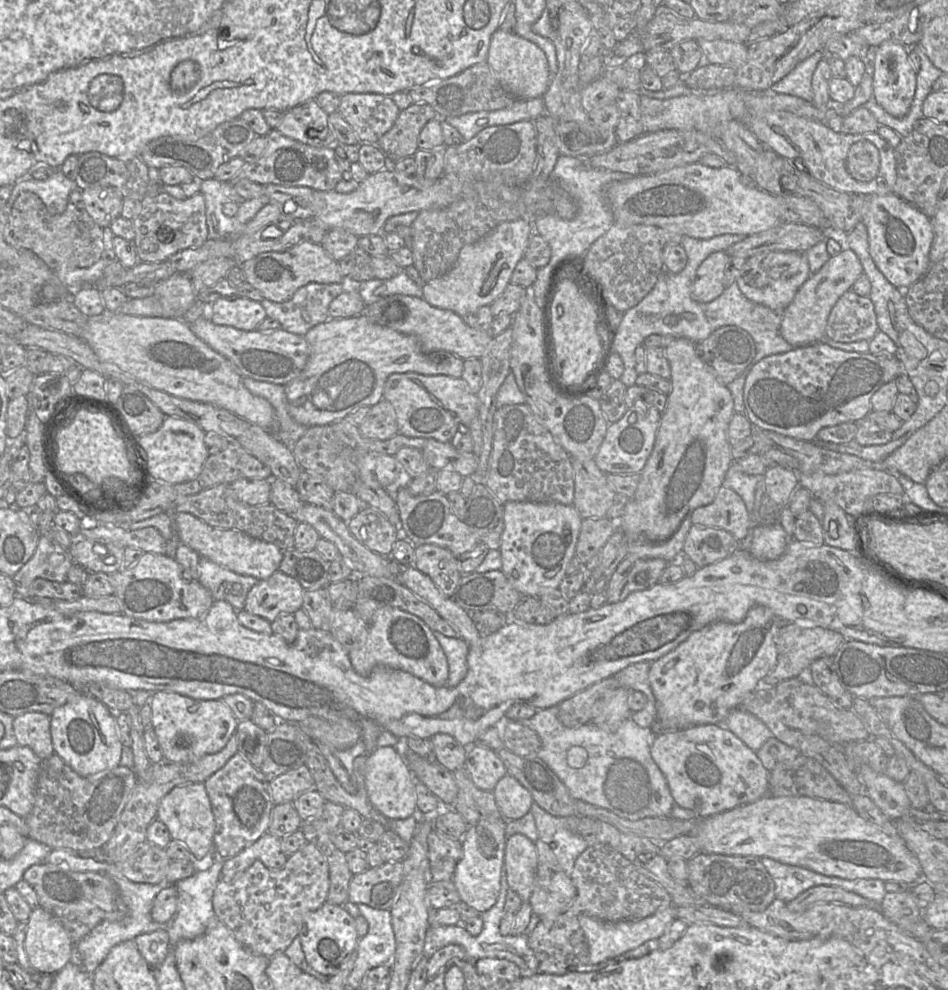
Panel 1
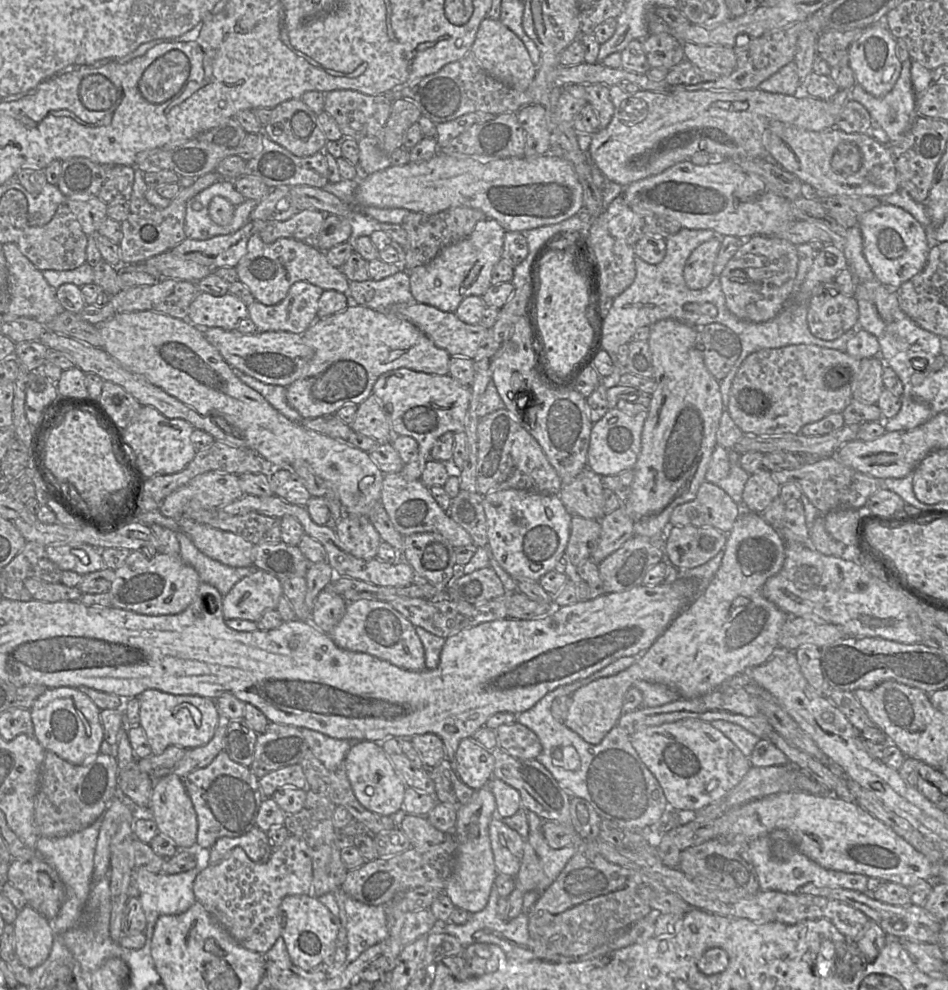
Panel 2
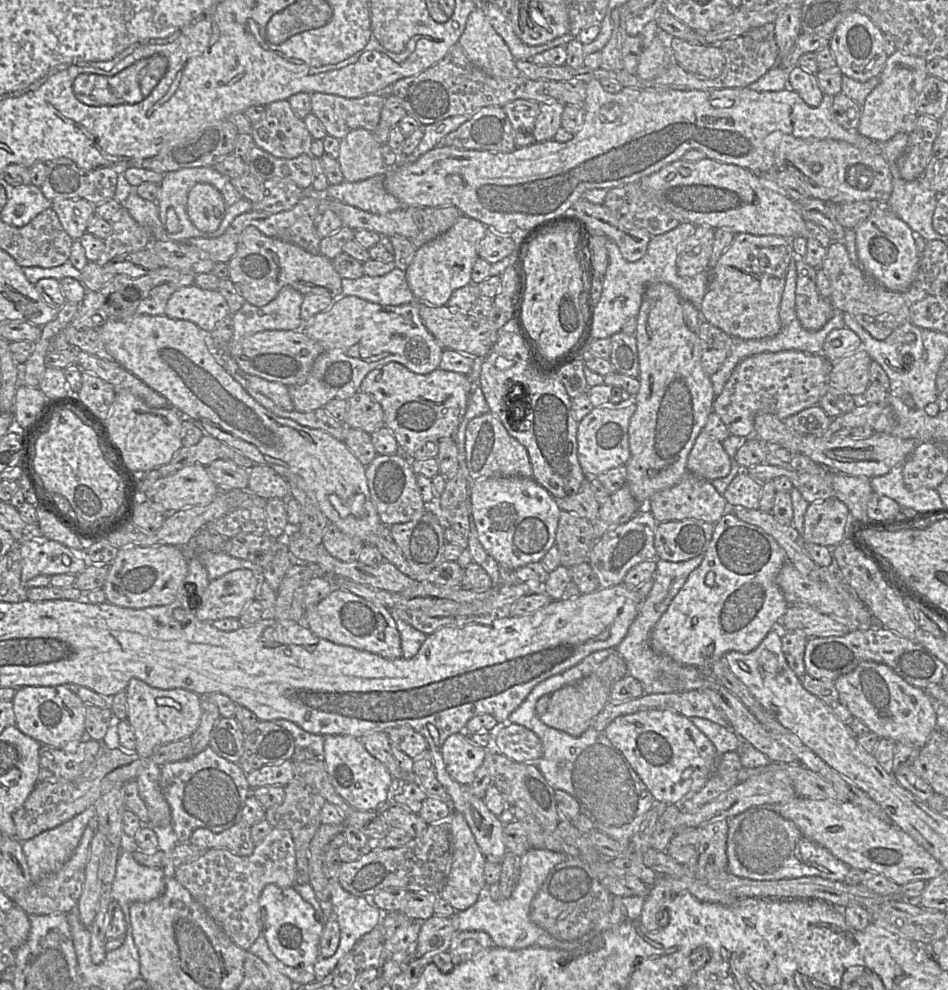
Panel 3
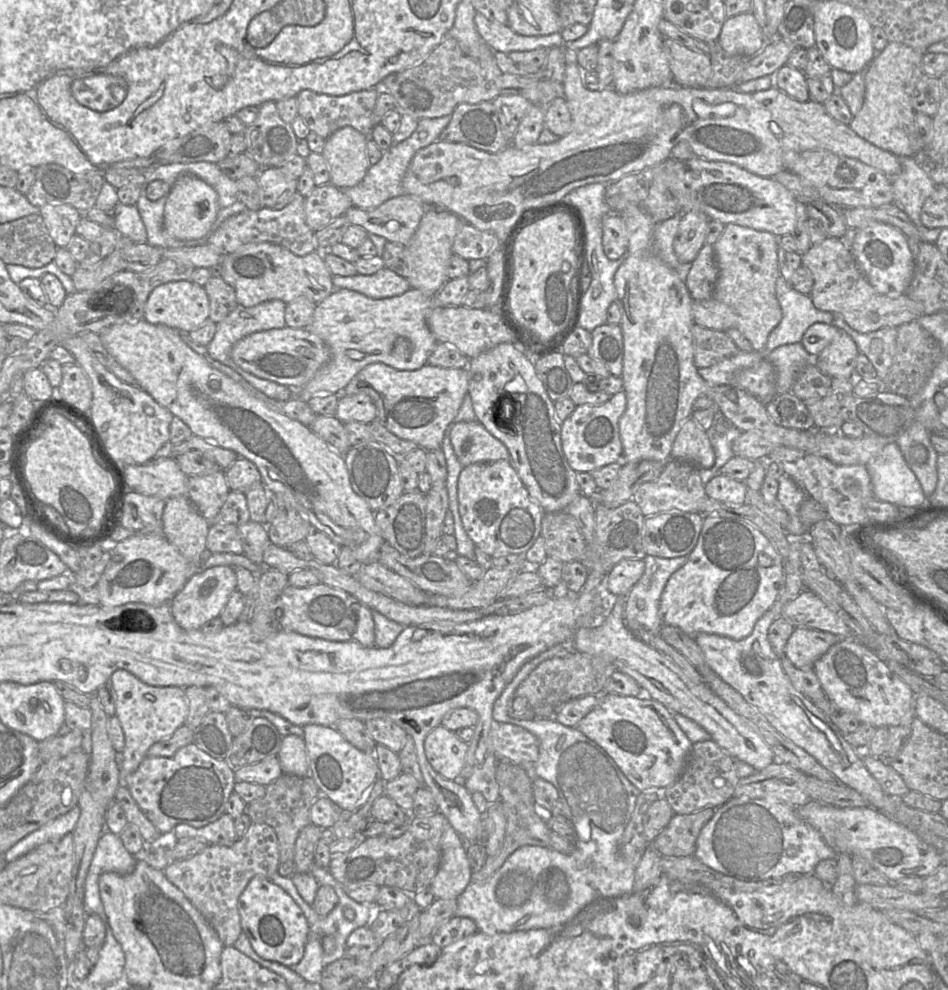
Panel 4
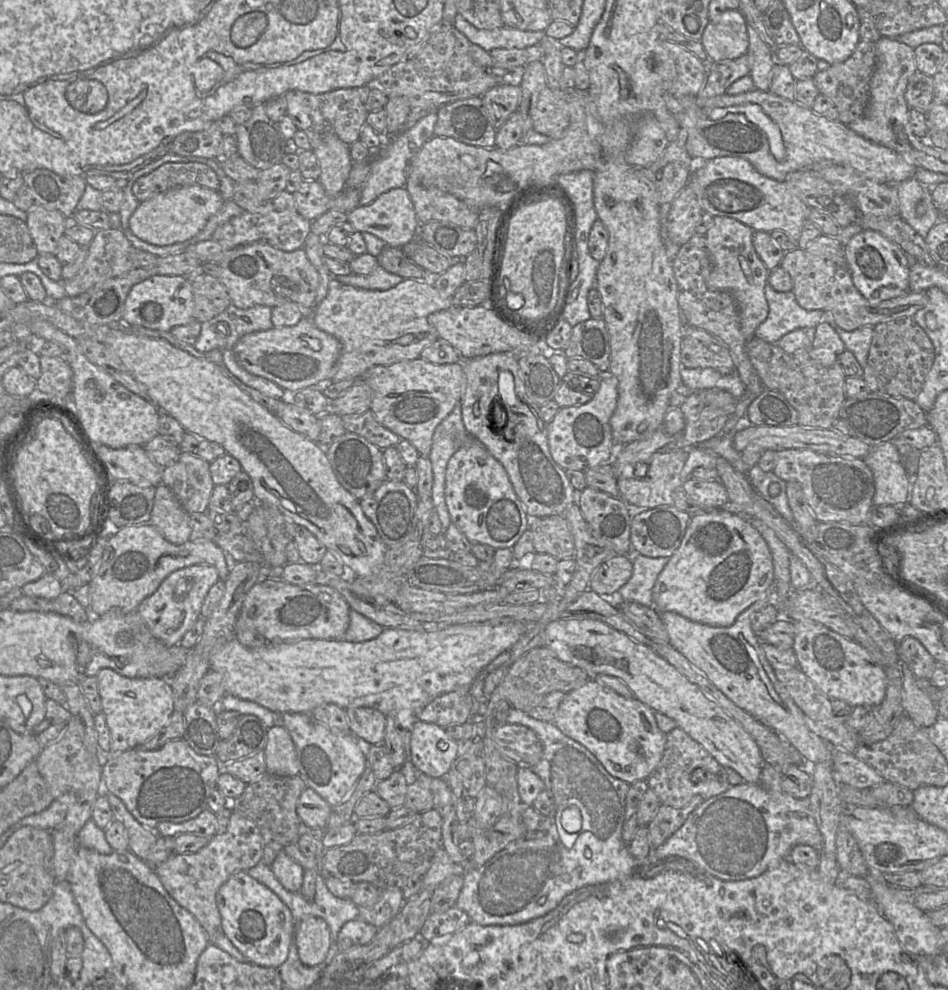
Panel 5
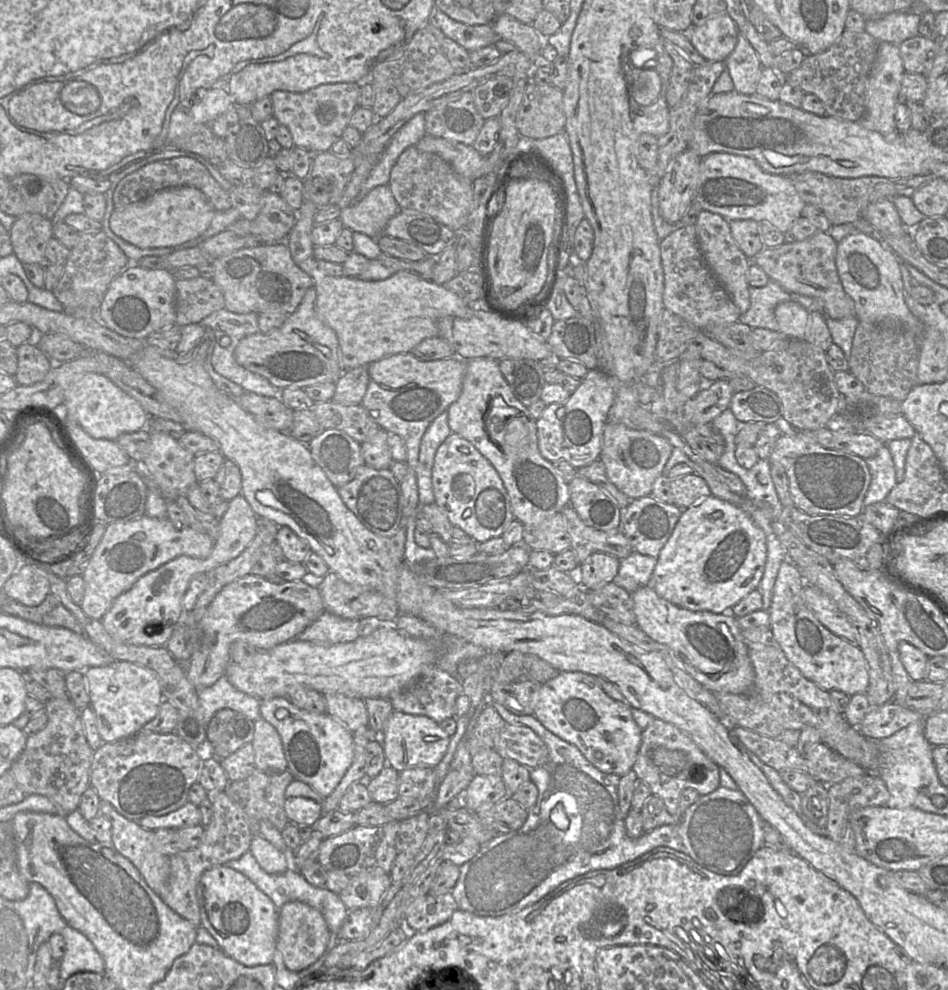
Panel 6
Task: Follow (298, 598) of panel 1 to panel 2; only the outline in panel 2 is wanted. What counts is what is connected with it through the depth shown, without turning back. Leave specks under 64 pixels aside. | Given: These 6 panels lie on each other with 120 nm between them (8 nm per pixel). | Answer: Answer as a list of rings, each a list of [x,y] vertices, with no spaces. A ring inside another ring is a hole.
[[[257,569],[238,581],[223,597],[224,618],[257,622],[265,611],[276,609],[282,595],[280,579]]]

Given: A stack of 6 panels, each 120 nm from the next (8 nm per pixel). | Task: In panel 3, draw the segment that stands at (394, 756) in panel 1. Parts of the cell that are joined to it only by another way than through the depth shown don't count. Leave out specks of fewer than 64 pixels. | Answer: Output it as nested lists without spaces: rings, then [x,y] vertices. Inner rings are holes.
[[[325,735],[322,760],[336,792],[354,808],[360,811],[376,811],[386,802],[394,778],[386,766],[365,749],[358,738],[350,735]]]

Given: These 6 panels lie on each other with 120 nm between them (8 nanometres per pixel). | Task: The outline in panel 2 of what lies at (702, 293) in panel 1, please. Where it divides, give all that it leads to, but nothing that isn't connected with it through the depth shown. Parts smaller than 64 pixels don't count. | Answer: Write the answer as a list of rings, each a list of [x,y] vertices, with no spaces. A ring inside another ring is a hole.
[[[720,238],[699,245],[689,256],[683,270],[686,286],[691,290],[706,288],[714,279],[714,265],[720,249]]]

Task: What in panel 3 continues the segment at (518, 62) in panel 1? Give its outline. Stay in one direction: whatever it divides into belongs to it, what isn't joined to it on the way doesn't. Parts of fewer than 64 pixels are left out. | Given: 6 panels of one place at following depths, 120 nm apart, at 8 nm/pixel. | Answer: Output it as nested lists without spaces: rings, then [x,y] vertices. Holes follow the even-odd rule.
[[[478,6],[469,15],[458,41],[470,61],[493,77],[522,76],[503,38]]]

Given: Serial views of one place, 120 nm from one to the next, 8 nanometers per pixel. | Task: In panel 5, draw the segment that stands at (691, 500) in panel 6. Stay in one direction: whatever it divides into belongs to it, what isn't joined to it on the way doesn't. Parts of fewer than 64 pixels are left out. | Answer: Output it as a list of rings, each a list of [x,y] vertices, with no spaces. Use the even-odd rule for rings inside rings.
[[[687,479],[681,489],[692,501],[703,508],[722,509],[725,504],[729,503],[727,491],[718,480]]]

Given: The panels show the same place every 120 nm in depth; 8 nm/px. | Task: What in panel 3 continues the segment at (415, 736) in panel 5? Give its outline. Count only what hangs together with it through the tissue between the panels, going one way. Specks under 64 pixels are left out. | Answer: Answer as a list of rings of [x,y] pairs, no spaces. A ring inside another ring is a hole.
[[[455,733],[444,741],[441,754],[448,774],[468,786],[485,759],[486,749],[470,743],[461,733]]]

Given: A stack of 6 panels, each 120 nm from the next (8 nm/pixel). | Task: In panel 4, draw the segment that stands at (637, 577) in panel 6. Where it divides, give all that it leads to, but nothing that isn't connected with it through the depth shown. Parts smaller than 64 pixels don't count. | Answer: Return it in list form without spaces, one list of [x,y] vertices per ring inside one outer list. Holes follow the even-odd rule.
[[[646,555],[644,573],[626,597],[624,622],[634,631],[658,633],[661,627],[659,604],[670,576],[687,562],[687,557],[661,558]]]

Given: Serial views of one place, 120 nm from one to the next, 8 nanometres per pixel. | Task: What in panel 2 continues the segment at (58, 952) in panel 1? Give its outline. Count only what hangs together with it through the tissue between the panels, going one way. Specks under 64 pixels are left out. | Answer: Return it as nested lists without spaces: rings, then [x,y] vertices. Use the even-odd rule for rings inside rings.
[[[30,906],[18,911],[13,922],[15,952],[23,966],[34,969],[50,955],[56,931],[52,923]]]

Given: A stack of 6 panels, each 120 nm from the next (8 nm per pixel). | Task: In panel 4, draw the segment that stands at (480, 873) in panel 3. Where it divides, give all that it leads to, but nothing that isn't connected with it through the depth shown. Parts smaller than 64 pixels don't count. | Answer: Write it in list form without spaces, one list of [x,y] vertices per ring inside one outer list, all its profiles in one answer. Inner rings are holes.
[[[450,825],[441,837],[441,862],[430,885],[436,899],[457,899],[471,882],[472,869],[466,854],[466,844]]]

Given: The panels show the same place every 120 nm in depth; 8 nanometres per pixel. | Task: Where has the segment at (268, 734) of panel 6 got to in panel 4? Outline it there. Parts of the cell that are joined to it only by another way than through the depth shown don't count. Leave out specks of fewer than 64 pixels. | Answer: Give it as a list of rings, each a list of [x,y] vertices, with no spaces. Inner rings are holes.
[[[293,734],[283,736],[277,758],[283,774],[297,777],[309,775],[309,763],[303,738]]]

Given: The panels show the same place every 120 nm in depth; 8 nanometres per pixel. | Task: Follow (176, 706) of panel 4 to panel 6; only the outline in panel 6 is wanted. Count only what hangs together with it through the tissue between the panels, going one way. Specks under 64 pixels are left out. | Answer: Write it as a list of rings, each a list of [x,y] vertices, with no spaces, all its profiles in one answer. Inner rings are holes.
[[[115,660],[107,666],[90,667],[83,672],[90,707],[96,716],[98,733],[103,742],[114,742],[133,736],[157,714],[163,700],[156,672],[127,661]]]

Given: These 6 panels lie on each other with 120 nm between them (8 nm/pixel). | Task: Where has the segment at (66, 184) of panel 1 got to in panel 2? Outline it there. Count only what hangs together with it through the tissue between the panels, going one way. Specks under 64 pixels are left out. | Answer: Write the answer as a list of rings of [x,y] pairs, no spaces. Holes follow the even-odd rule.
[[[10,179],[12,183],[10,189],[19,190],[24,193],[28,202],[28,223],[30,225],[43,225],[48,223],[54,216],[58,206],[62,204],[66,197],[54,184],[46,184],[41,192],[37,194],[29,193],[15,179]]]

